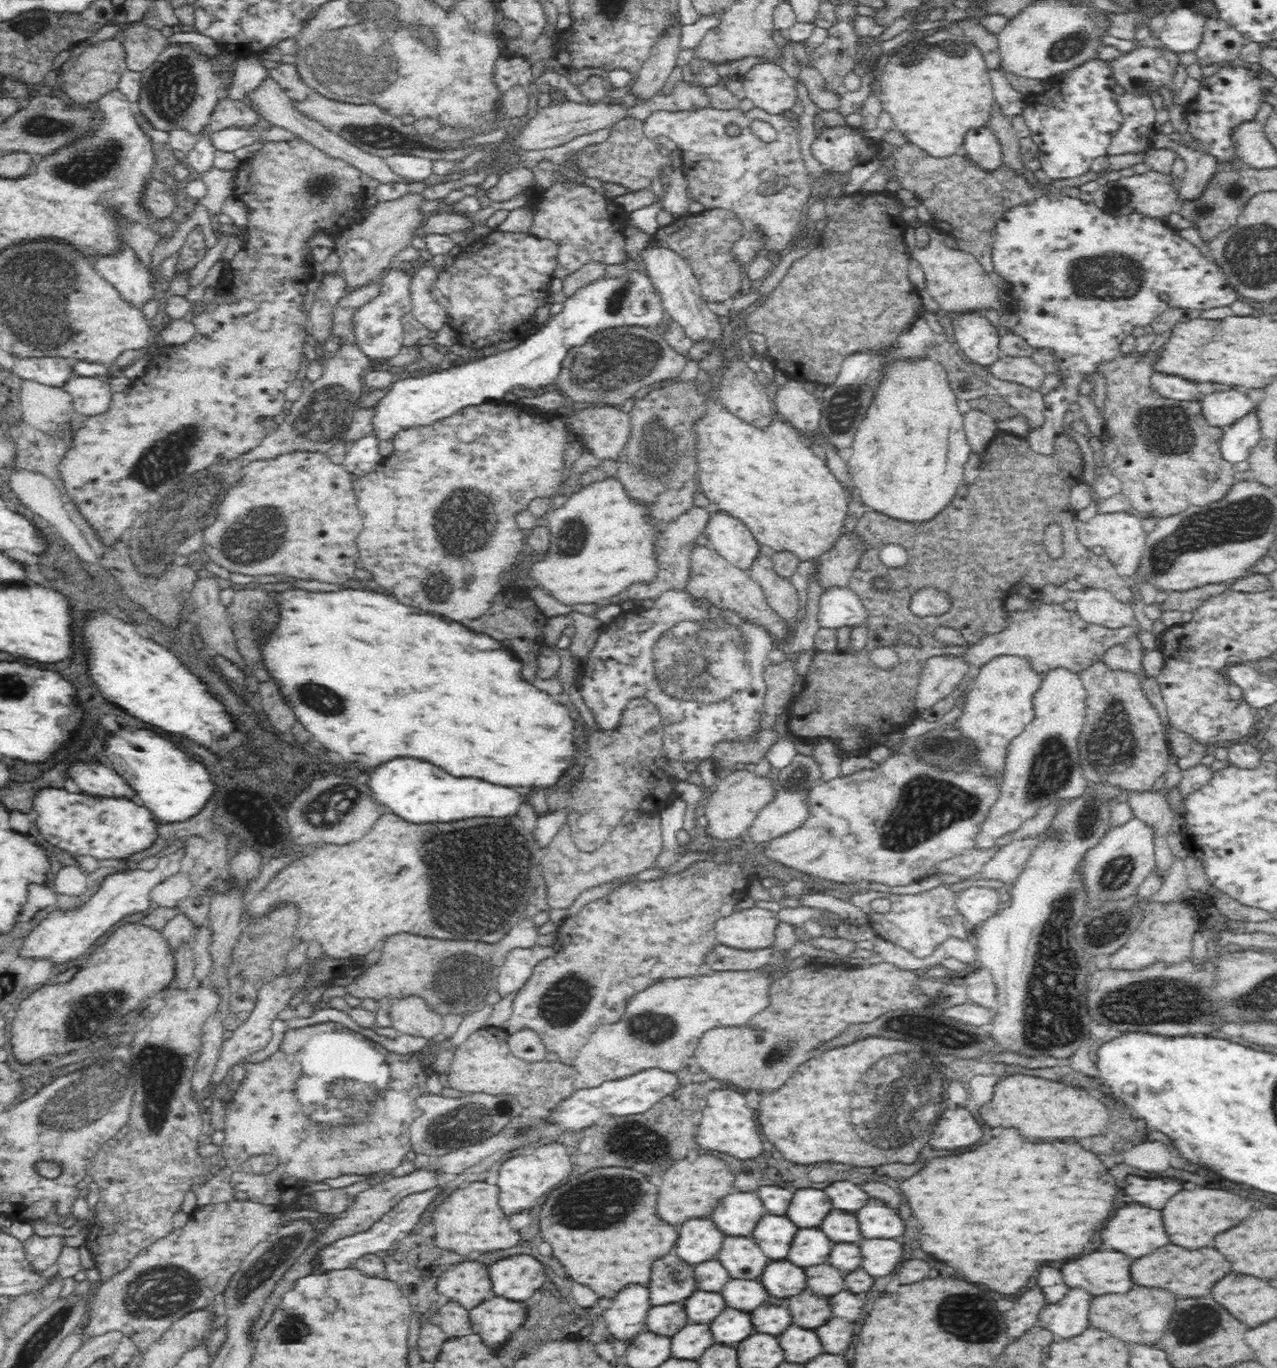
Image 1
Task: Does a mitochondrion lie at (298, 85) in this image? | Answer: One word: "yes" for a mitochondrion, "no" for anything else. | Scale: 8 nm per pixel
no

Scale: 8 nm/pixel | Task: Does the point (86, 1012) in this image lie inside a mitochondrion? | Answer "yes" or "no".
yes

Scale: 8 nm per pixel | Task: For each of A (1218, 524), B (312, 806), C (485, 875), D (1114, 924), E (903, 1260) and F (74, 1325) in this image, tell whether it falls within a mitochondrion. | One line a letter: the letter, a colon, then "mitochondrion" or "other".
A: mitochondrion
B: mitochondrion
C: mitochondrion
D: mitochondrion
E: other
F: other

